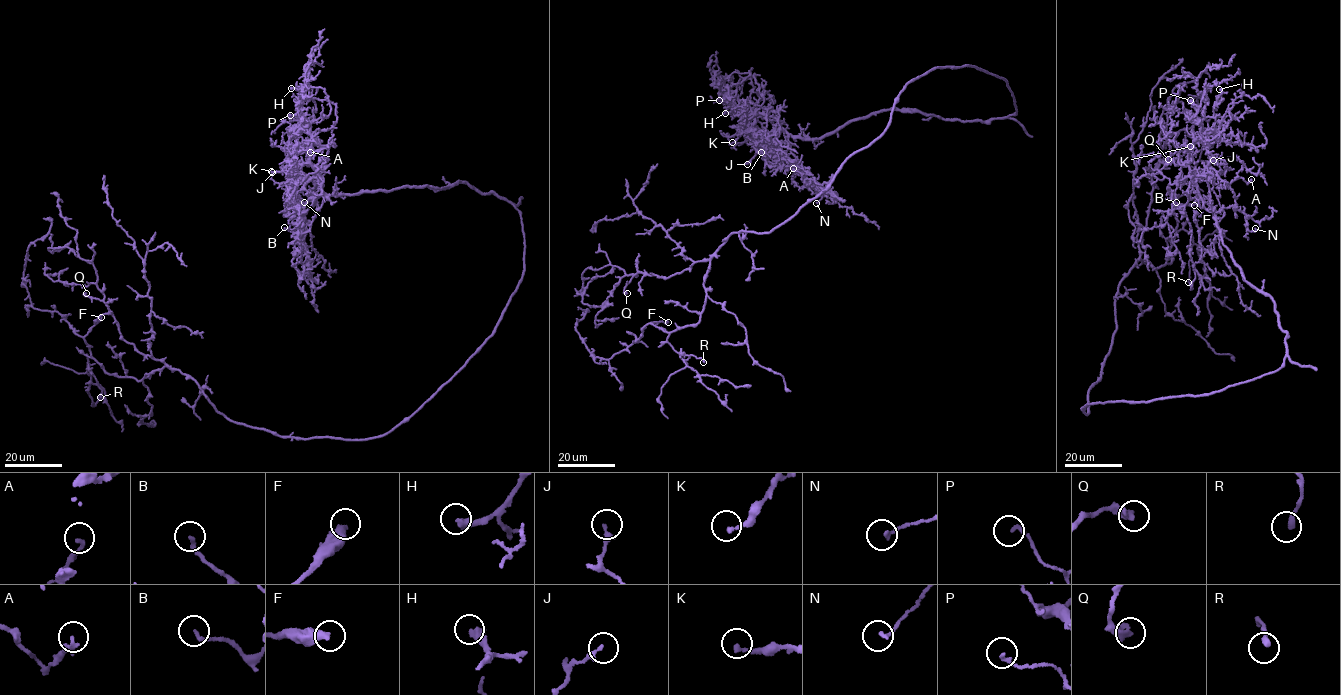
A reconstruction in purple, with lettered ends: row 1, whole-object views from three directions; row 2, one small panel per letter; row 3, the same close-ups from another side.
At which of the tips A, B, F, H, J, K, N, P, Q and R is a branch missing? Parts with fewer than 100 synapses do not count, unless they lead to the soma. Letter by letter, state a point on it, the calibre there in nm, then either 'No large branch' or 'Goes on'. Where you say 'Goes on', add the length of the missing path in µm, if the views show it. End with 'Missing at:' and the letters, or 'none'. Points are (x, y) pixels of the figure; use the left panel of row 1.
A: Place: (310, 152). Thickness 200 nm. No large branch
B: Place: (284, 227). Thickness 190 nm. No large branch
F: Place: (101, 317). Thickness 400 nm. No large branch
H: Place: (291, 88). Thickness 400 nm. No large branch
J: Place: (272, 172). Thickness 240 nm. No large branch
K: Place: (271, 171). Thickness 190 nm. No large branch
N: Place: (304, 202). Thickness 170 nm. No large branch
P: Place: (290, 115). Thickness 160 nm. No large branch
Q: Place: (86, 293). Thickness 400 nm. No large branch
R: Place: (100, 397). Thickness 280 nm. No large branch
Missing at: none

